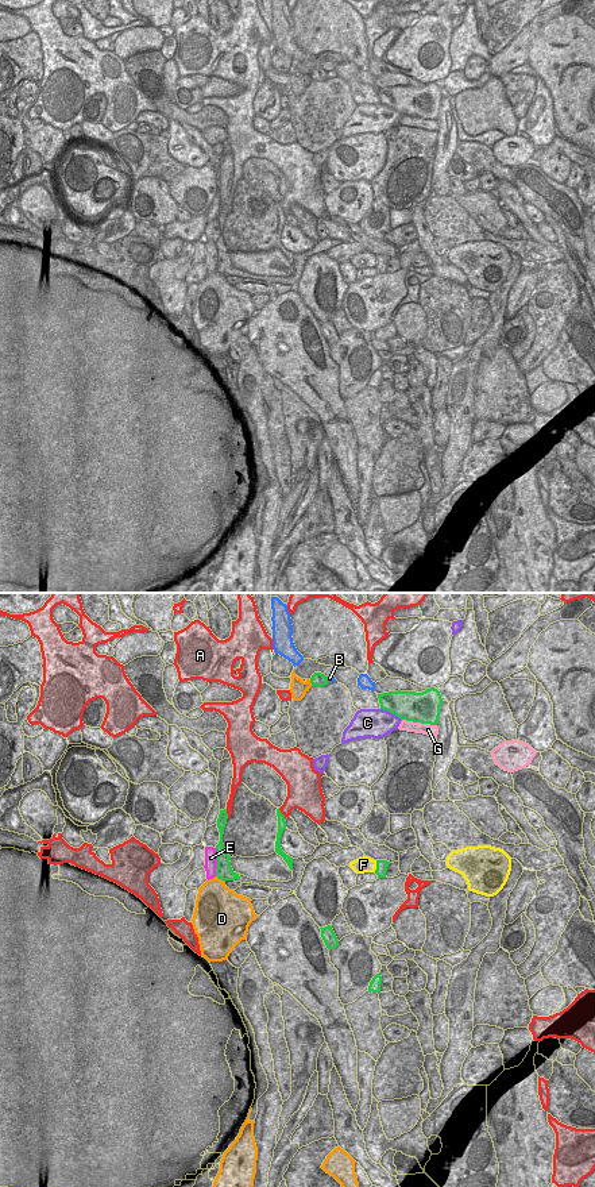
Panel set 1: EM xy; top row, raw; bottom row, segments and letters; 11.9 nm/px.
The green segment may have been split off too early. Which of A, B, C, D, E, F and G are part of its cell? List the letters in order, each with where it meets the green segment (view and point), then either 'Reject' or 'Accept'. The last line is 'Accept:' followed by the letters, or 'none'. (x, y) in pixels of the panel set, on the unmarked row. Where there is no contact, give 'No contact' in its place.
A: Touches green at xy (227, 209). Reject
B: Touches green at xy (327, 74). Reject
C: Touches green at xy (391, 107). Reject
D: Touches green at xy (220, 273). Reject
E: Touches green at xy (217, 257). Reject
F: Touches green at xy (377, 261). Reject
G: Touches green at xy (420, 116). Reject
Accept: none.

